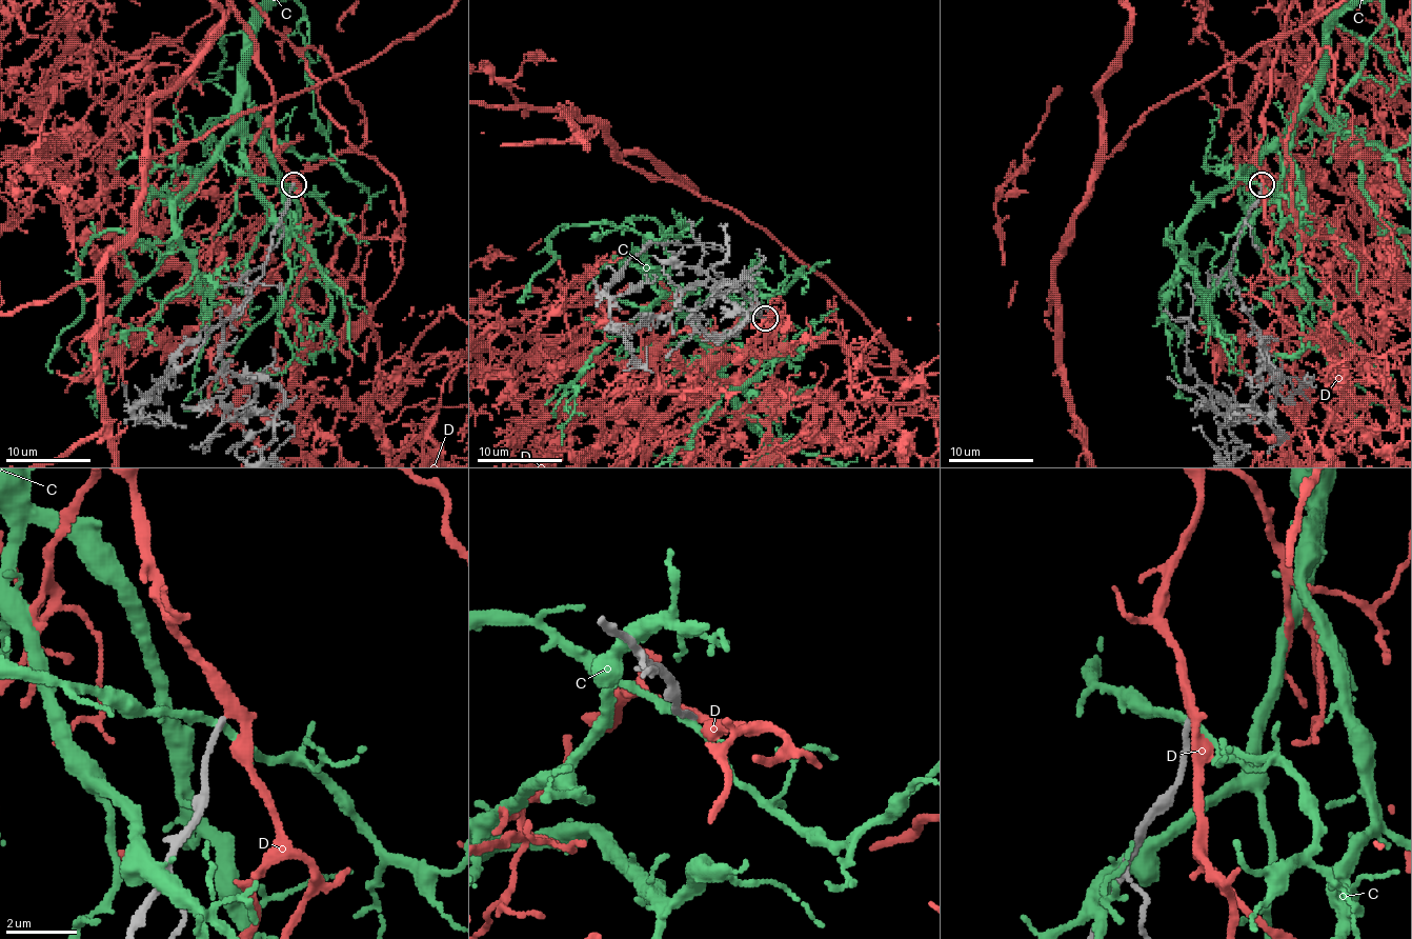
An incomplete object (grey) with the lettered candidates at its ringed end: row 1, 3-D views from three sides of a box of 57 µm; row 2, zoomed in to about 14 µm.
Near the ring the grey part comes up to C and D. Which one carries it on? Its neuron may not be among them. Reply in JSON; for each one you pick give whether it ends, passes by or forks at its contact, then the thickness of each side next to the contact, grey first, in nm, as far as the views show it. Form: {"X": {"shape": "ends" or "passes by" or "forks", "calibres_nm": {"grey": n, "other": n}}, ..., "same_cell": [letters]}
{"D": {"shape": "passes by", "calibres_nm": {"grey": 170, "other": 280}}, "same_cell": ["D"]}

